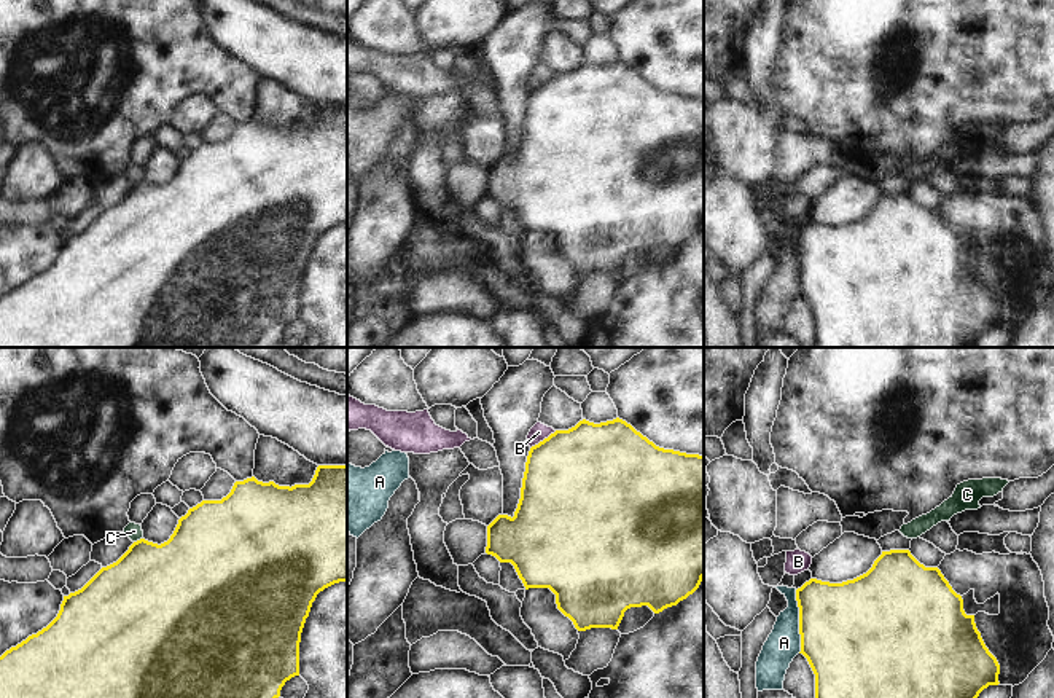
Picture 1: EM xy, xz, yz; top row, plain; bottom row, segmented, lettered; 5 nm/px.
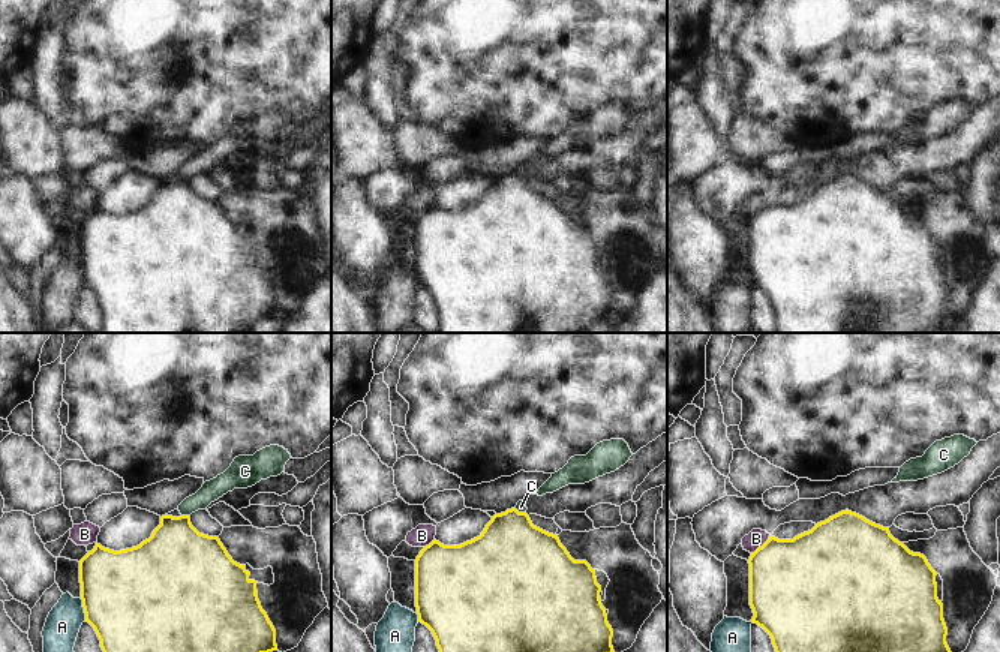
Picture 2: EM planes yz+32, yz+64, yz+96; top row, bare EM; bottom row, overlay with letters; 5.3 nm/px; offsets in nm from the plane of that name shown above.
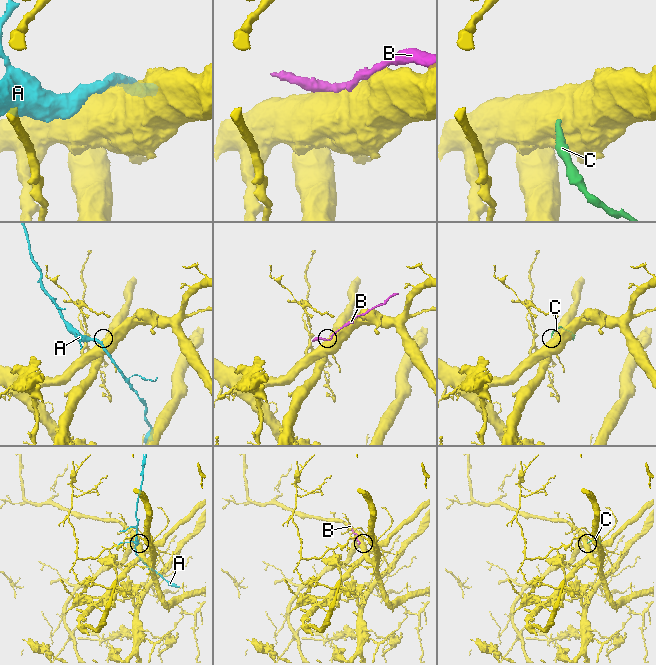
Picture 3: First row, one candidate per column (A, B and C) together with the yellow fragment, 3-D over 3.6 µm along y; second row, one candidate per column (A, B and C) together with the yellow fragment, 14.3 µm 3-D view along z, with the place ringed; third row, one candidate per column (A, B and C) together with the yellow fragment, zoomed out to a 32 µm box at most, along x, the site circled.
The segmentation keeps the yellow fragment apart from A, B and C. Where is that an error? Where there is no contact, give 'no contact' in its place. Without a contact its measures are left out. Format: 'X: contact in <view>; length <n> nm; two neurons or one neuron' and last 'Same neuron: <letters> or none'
A: contact in yz; length 320 nm; two neurons
B: contact in xz; length 160 nm; two neurons
C: contact in xy; length 50 nm; two neurons
Same neuron: none

